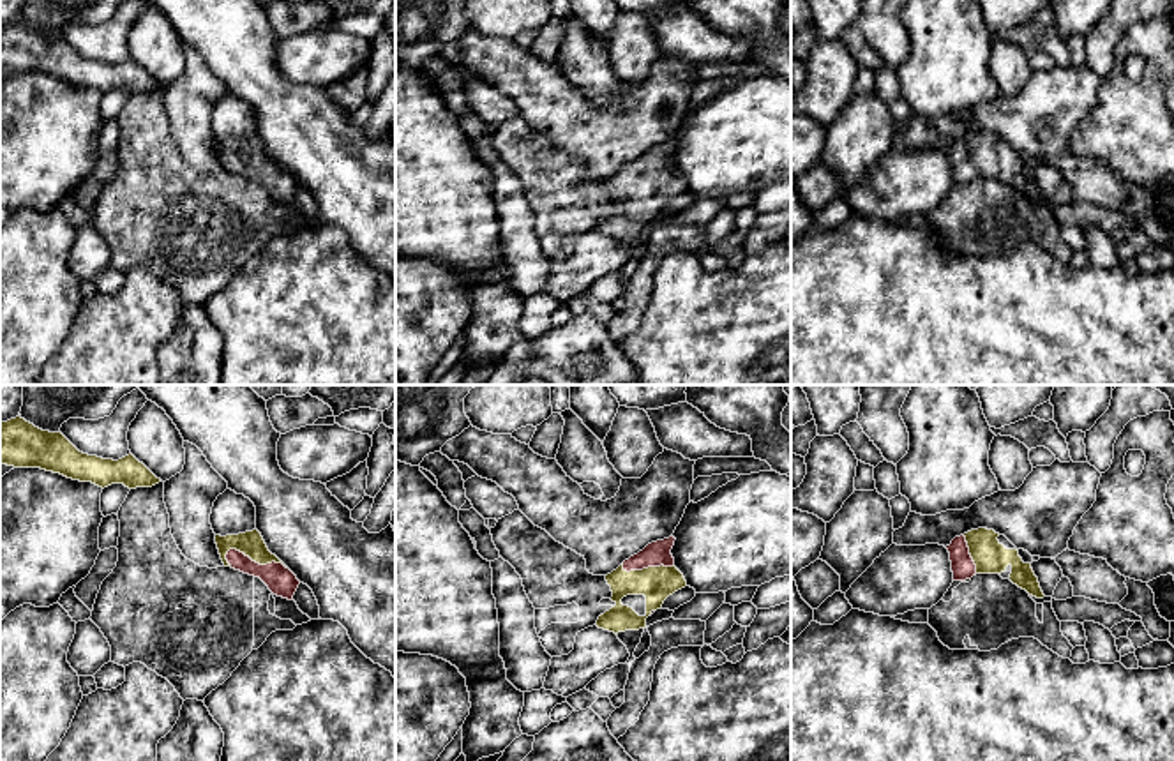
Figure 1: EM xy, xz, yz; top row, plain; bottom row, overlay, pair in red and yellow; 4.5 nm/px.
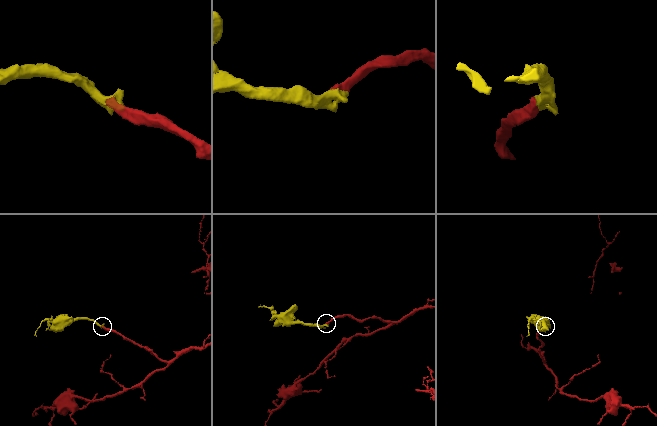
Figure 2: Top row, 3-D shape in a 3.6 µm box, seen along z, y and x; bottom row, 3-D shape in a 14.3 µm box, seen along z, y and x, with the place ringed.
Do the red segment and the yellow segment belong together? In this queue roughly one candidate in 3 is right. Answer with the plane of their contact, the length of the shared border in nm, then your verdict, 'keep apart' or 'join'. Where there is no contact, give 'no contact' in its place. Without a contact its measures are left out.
contact in xy; length 300 nm; join

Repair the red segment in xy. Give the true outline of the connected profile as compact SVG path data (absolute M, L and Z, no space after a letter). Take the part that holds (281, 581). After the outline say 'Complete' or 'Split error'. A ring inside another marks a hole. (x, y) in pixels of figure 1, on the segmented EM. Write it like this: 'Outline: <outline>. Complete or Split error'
Outline: M258 530L226 537L215 535L215 544L224 567L260 577L274 595L293 600L300 581L268 551Z. Split error

